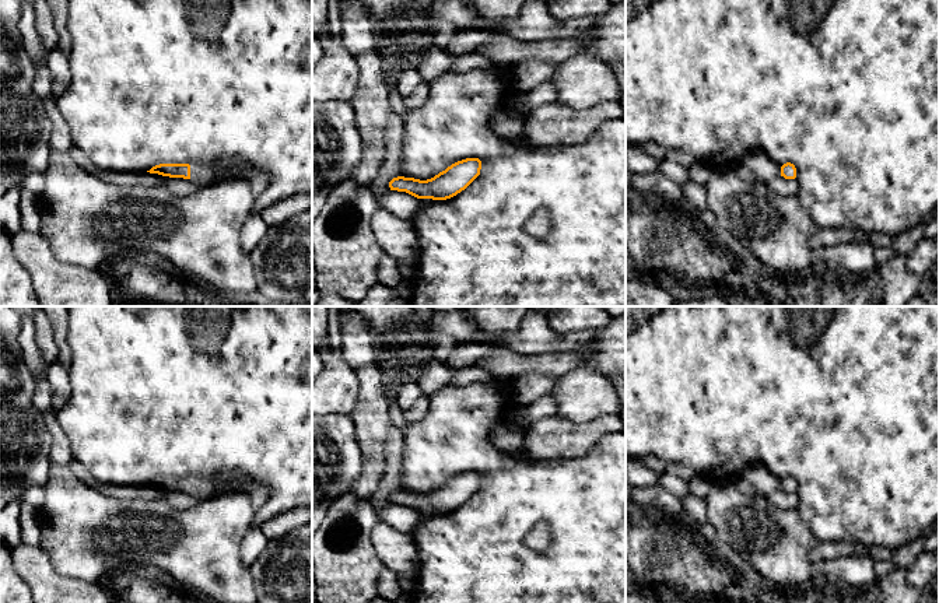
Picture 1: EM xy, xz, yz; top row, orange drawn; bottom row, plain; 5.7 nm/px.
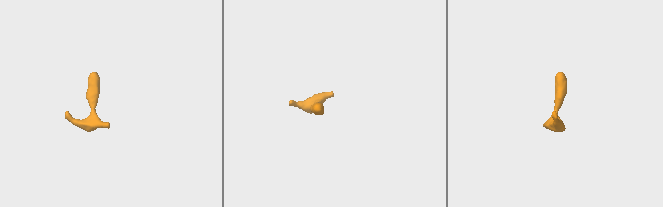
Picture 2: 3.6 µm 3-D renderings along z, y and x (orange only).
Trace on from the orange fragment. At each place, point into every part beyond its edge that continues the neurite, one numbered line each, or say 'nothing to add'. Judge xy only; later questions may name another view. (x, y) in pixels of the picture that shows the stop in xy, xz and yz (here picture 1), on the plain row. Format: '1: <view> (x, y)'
1: xy (200, 487)

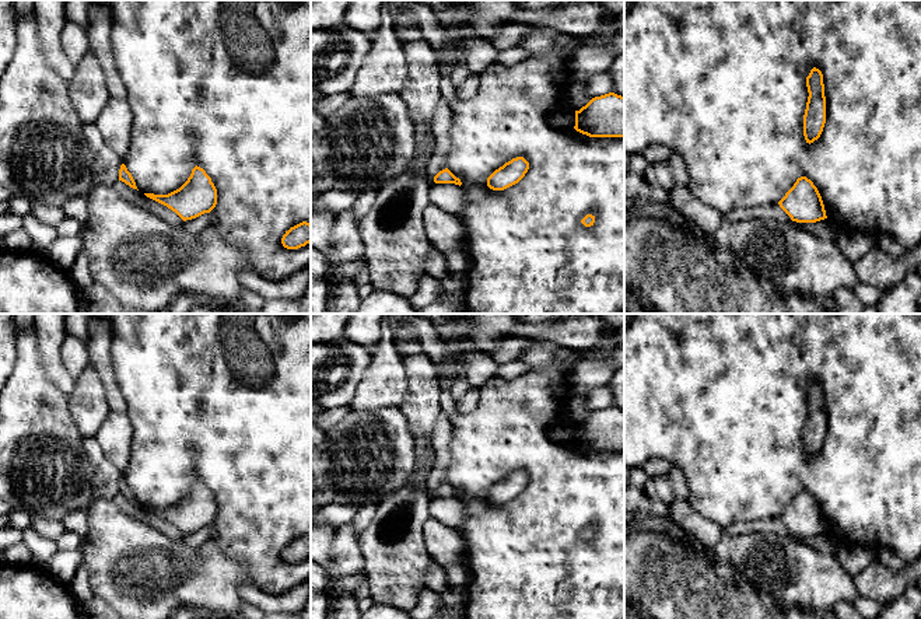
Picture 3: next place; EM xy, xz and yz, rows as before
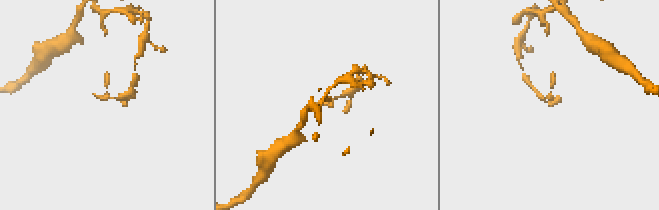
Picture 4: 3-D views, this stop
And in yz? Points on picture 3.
nothing to add

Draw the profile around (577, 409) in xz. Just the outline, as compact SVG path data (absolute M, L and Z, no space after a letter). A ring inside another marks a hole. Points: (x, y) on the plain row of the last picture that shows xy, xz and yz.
M574 396L568 399L567 409L568 413L568 423L571 424L579 424L582 420L585 420L591 412L586 408L585 396Z

